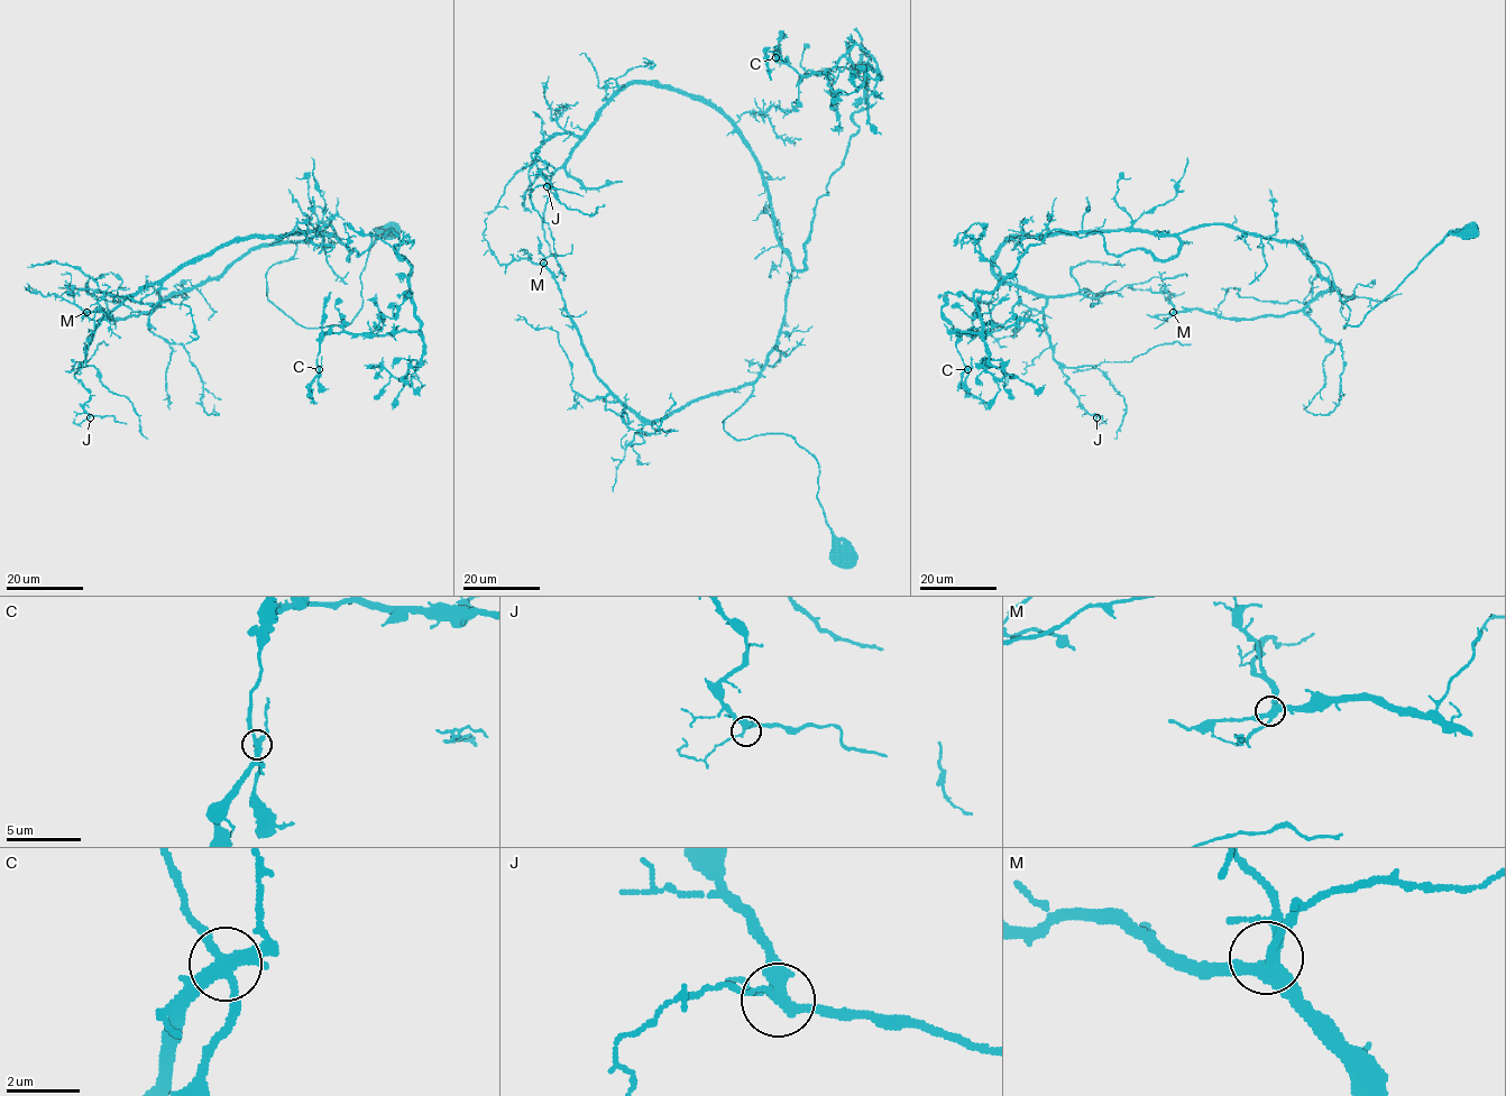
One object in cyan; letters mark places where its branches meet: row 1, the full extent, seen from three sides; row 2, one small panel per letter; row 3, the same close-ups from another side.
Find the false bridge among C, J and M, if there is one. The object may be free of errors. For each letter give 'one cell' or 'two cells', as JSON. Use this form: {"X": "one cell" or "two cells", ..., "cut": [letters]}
{"C": "two cells", "J": "one cell", "M": "one cell", "cut": ["C"]}

